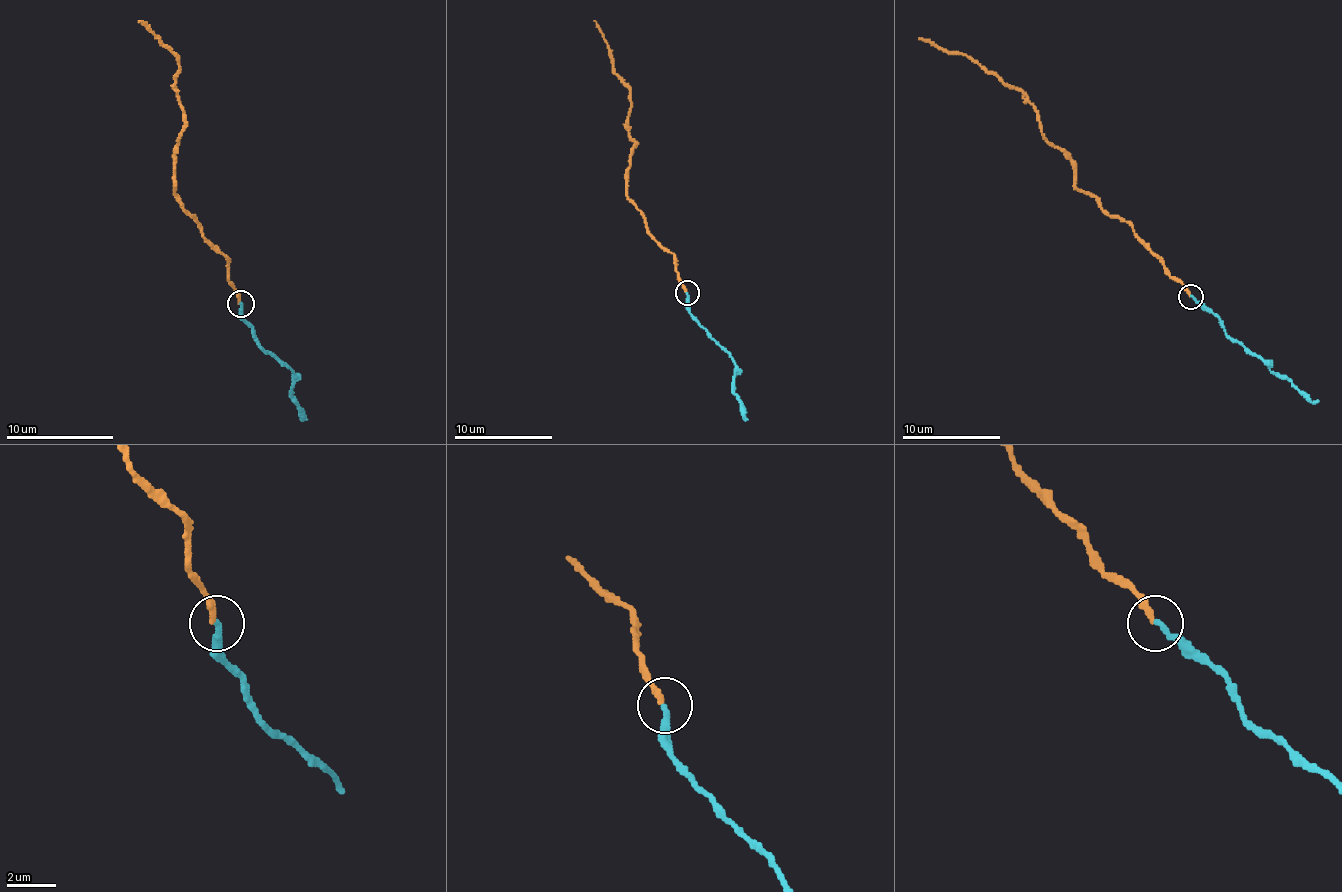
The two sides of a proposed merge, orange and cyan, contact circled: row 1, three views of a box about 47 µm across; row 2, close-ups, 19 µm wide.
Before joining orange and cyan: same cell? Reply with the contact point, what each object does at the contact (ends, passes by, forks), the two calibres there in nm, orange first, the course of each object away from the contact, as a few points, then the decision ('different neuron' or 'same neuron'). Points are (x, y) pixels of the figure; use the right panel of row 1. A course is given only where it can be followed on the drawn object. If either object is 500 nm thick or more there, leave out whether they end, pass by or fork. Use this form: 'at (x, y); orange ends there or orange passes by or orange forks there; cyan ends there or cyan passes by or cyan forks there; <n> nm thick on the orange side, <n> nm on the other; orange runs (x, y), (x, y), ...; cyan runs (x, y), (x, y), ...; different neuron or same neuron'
at (1191, 296); orange ends there; cyan ends there; 300 nm thick on the orange side, 280 nm on the other; orange runs (1189, 296), (1127, 222), (1075, 185), (1075, 165), (1043, 136), (1039, 111), (1016, 89), (970, 57), (918, 37); cyan runs (1191, 296), (1218, 318), (1221, 328), (1292, 382), (1312, 401), (1319, 401); same neuron

